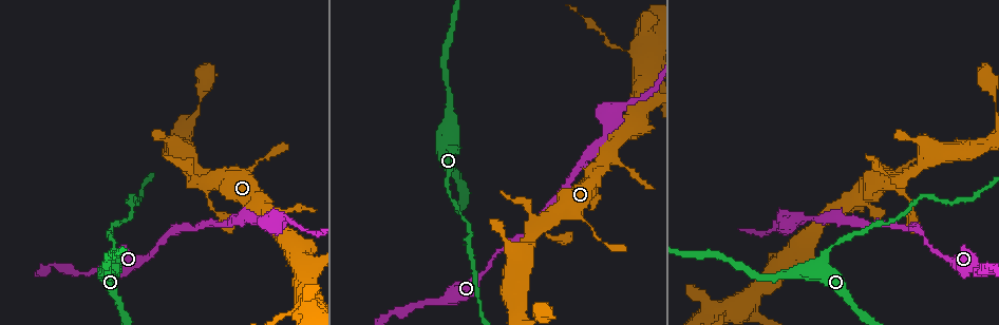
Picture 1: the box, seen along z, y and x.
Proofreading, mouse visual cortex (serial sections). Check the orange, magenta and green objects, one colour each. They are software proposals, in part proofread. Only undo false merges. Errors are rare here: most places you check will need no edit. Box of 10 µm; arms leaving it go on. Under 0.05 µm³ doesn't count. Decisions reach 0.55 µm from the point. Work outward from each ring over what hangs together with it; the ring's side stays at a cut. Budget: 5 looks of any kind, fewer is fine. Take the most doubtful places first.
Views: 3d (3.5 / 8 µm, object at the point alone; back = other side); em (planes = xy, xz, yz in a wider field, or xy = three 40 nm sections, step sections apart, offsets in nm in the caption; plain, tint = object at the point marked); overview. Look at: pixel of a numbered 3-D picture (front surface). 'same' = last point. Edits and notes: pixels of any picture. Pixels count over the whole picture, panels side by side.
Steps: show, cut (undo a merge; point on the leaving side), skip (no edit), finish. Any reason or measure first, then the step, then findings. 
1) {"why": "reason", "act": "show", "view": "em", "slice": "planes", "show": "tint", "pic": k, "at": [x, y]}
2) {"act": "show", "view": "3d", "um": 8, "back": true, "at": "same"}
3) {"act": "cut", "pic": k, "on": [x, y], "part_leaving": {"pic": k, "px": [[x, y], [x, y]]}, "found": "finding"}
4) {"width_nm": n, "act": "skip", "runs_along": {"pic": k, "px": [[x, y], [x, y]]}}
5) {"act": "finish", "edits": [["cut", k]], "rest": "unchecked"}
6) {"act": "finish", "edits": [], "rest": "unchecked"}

{"act": "show", "view": "3d", "um": 3.5, "back": true, "pic": 1, "at": [114, 242]}

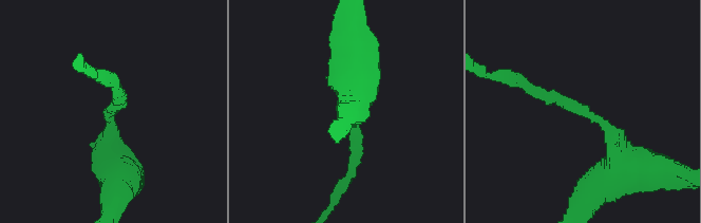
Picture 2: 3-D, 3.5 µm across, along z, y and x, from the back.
{"arm_widths_nm": [150, 400], "why": "now the EM", "act": "show", "view": "em", "slice": "planes", "show": "tint", "pic": 2, "at": [586, 111]}

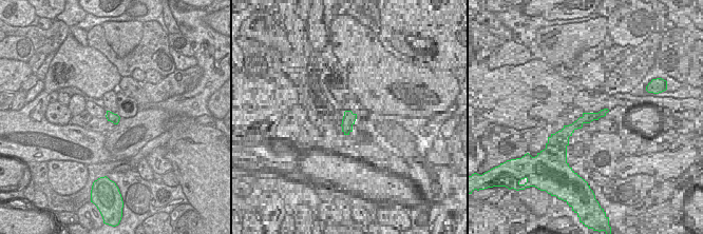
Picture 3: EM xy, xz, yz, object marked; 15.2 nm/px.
{"why": "cut it another way", "act": "show", "view": "em", "slice": "xy", "step": 1, "show": "tint", "at": "same"}

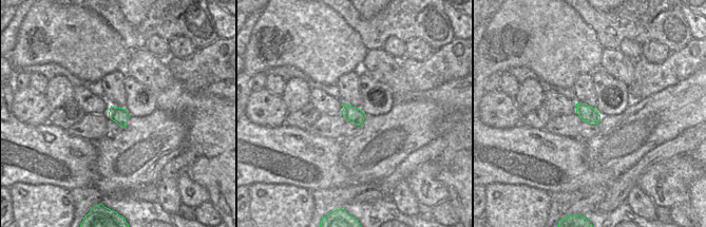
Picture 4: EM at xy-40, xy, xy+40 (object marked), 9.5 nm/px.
{"act": "skip", "runs_along": {"pic": 2, "px": [[618, 169], [607, 127], [529, 89]]}, "found": "all the same cell"}

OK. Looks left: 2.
{"why": "four arms meet", "act": "show", "view": "3d", "um": 3.5, "pic": 1, "at": [898, 181]}

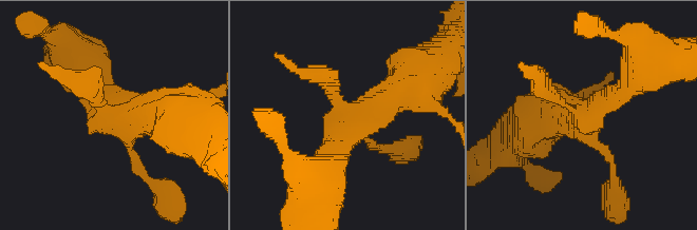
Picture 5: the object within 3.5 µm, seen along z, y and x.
{"why": "shape alone is not enough", "act": "show", "view": "em", "slice": "xy", "step": 1, "show": "tint", "pic": 5, "at": [127, 116]}

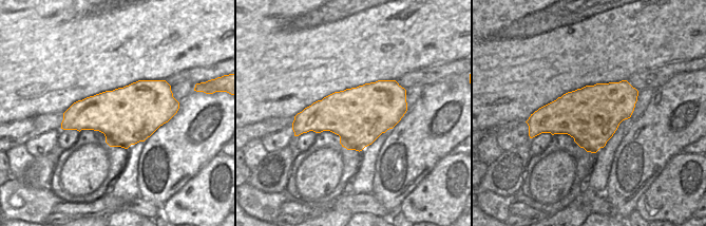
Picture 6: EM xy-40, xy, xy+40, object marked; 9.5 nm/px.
{"act": "skip", "found": "one cell here"}

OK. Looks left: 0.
{"act": "finish", "edits": [], "rest": "unchecked"}

